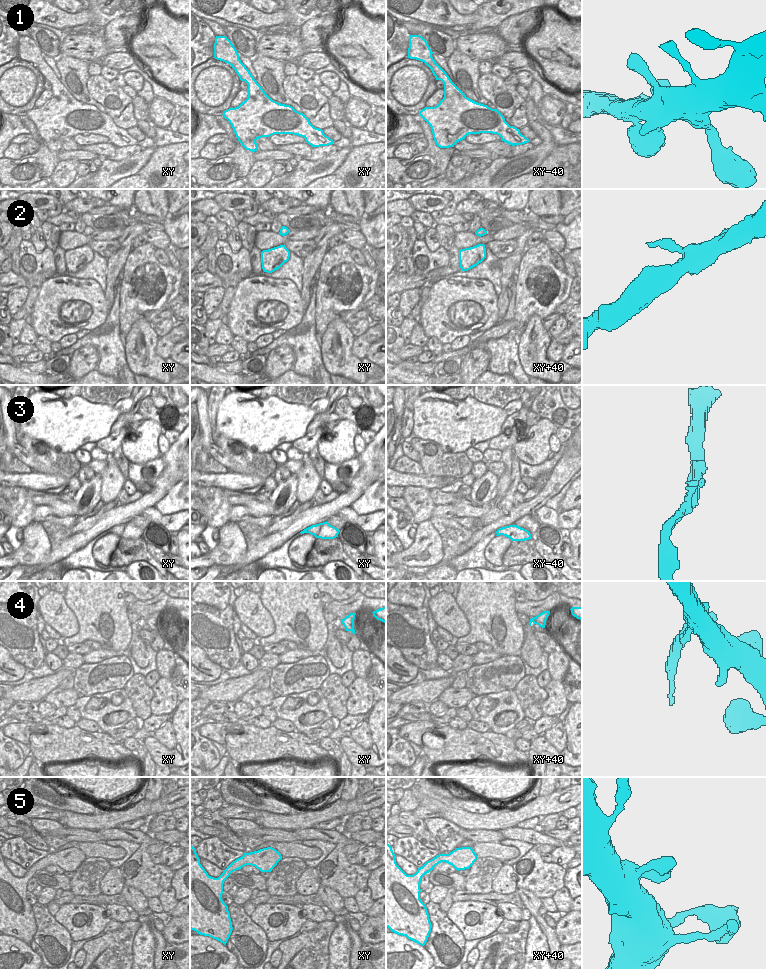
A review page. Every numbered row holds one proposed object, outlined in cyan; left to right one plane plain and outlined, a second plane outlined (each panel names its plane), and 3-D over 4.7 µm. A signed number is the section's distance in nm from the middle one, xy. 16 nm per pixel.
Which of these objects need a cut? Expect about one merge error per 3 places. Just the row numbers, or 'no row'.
4.

